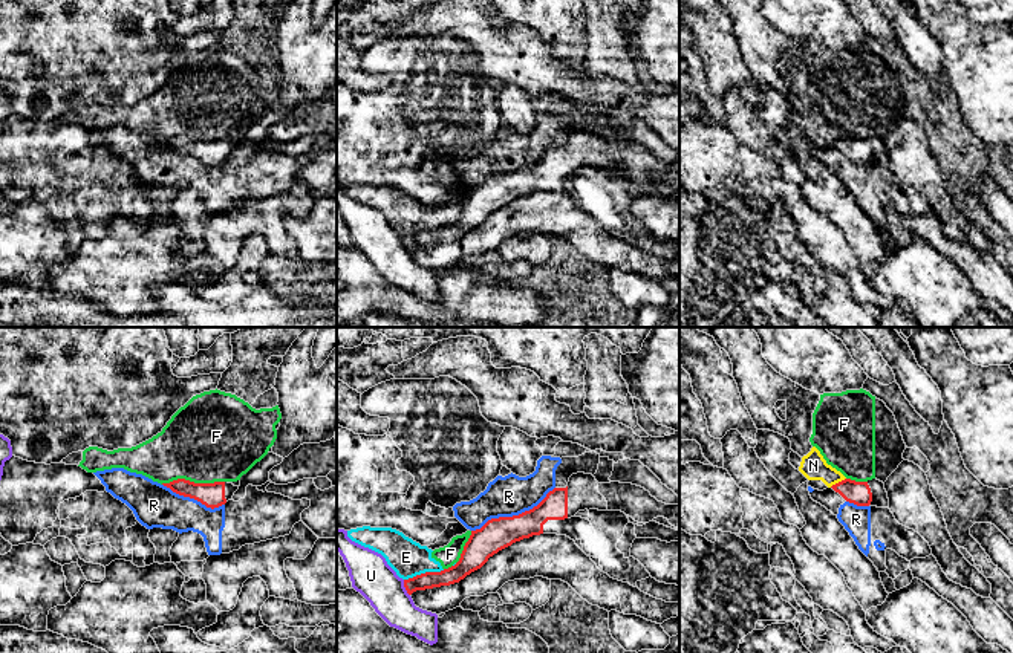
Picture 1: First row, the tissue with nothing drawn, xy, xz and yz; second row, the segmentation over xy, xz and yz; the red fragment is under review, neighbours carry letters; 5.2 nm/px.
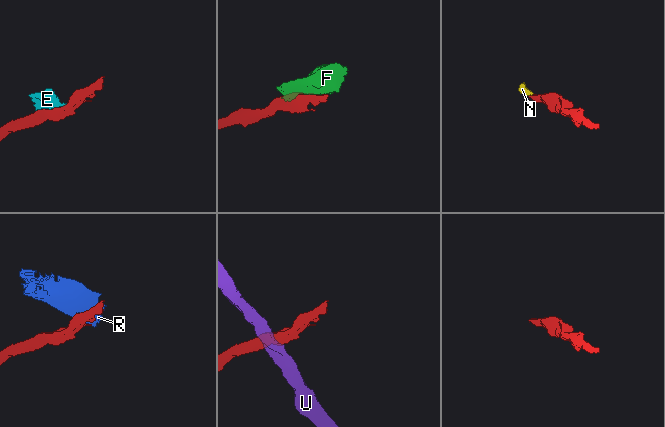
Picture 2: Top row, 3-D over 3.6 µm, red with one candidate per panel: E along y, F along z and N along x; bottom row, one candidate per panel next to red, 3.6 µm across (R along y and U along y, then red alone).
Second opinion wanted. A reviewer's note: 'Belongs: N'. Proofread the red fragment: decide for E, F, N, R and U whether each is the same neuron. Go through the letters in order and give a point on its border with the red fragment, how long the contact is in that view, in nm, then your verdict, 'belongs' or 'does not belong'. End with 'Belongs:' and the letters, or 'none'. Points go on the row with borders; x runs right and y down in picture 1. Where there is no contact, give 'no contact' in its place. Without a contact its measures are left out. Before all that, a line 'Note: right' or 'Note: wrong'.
Note: wrong
E: meets red in xz at (426, 572); contact 220 nm long; does not belong
F: meets red in xy at (192, 482); contact 340 nm long; does not belong
N: meets red in yz at (839, 482); contact 100 nm long; does not belong
R: meets red in xz at (513, 516); contact 500 nm long; does not belong
U: meets red in xz at (404, 586); contact 90 nm long; does not belong
Belongs: none

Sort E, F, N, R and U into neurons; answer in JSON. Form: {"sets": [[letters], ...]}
{"sets": [["E", "F", "N"], ["R"], ["U"]]}

